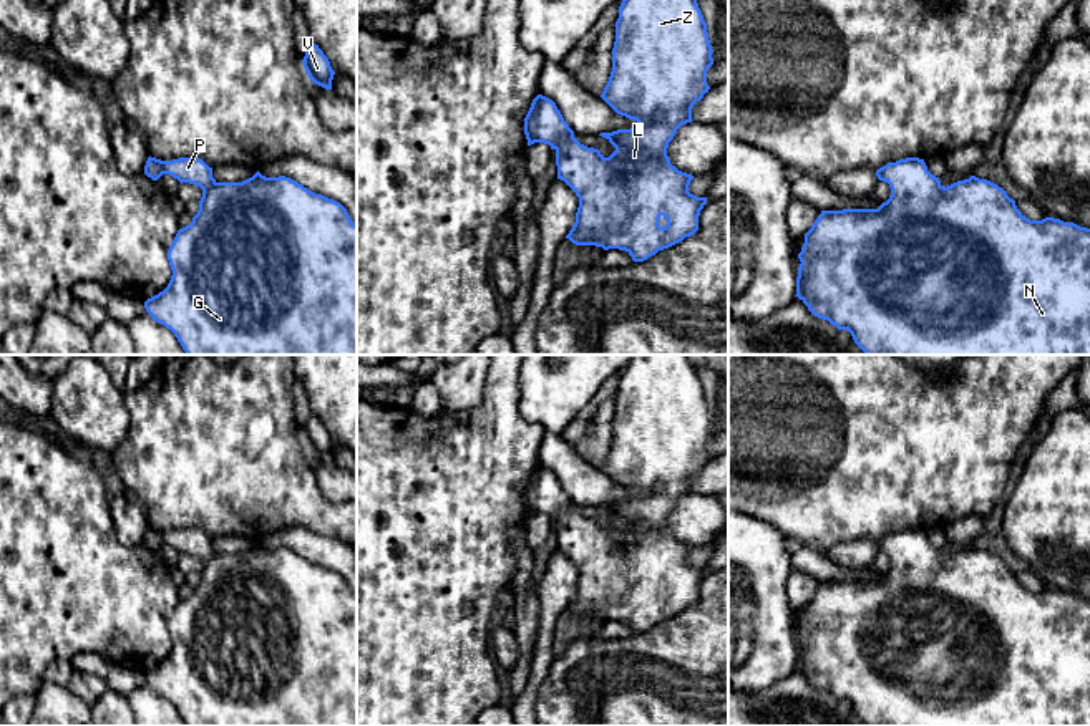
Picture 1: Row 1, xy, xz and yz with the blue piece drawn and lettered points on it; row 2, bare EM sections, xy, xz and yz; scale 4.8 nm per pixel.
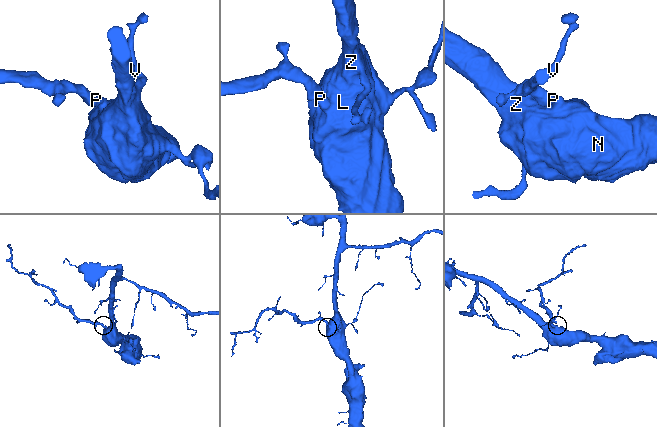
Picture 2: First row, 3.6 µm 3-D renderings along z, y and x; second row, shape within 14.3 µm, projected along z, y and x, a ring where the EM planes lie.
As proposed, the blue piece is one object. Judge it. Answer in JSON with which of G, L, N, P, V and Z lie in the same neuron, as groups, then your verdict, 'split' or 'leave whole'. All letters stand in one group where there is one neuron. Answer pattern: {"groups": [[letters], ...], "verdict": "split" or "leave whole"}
{"groups": [["G", "L", "N", "P", "V", "Z"]], "verdict": "leave whole"}

